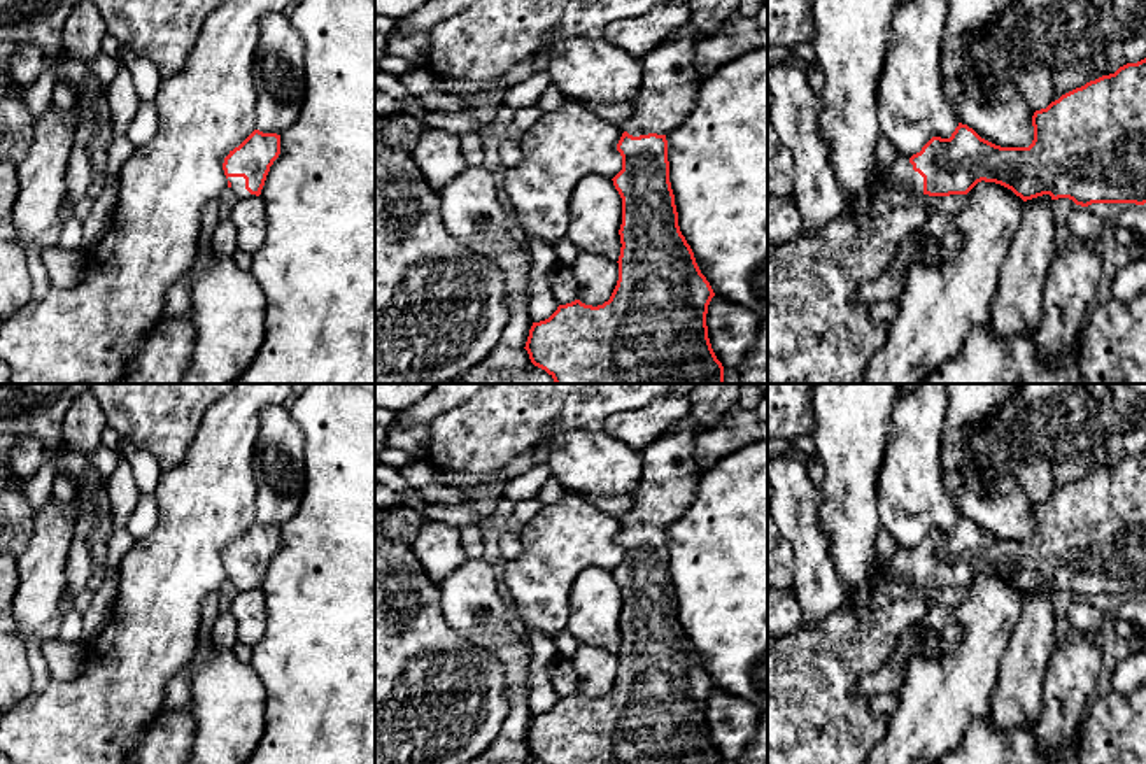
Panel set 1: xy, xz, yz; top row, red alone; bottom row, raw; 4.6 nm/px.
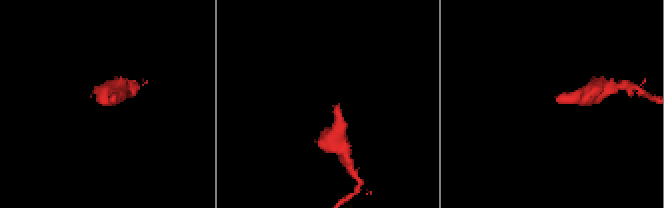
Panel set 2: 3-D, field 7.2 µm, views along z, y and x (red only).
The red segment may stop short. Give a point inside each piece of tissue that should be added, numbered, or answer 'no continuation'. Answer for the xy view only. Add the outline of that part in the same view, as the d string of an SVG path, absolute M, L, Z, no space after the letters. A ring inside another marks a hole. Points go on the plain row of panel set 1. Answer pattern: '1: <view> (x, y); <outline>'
1: xy (237, 575); M228 569L231 575L231 582L237 585L238 591L247 591L251 585L245 582L245 571L244 569Z

